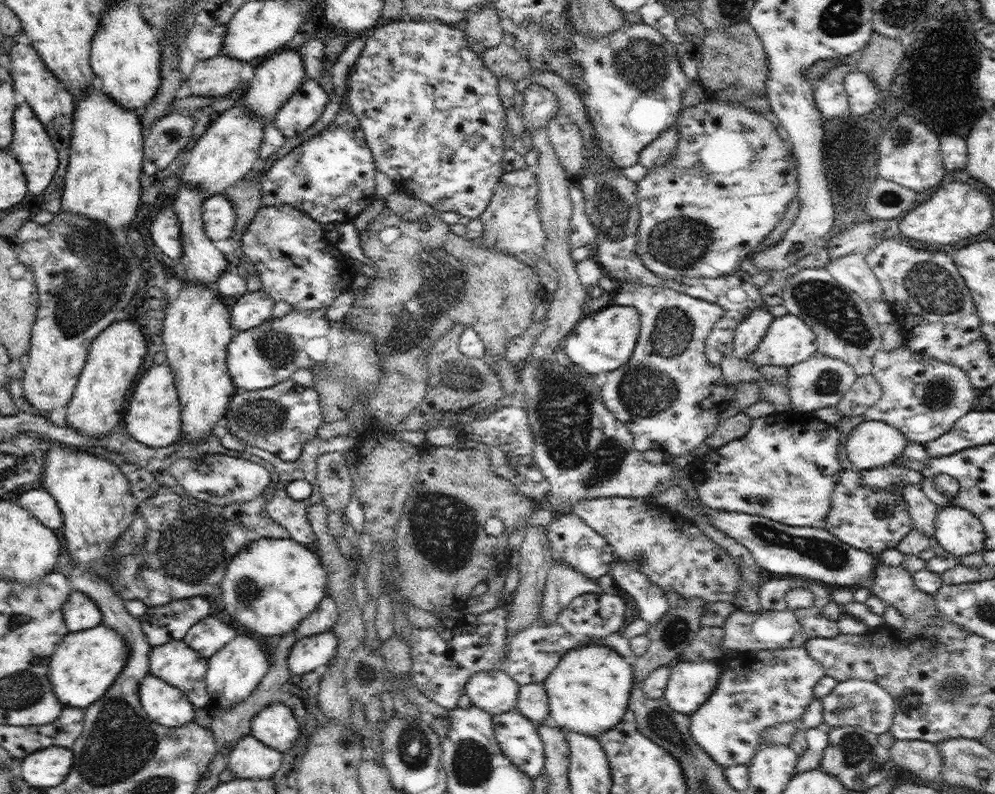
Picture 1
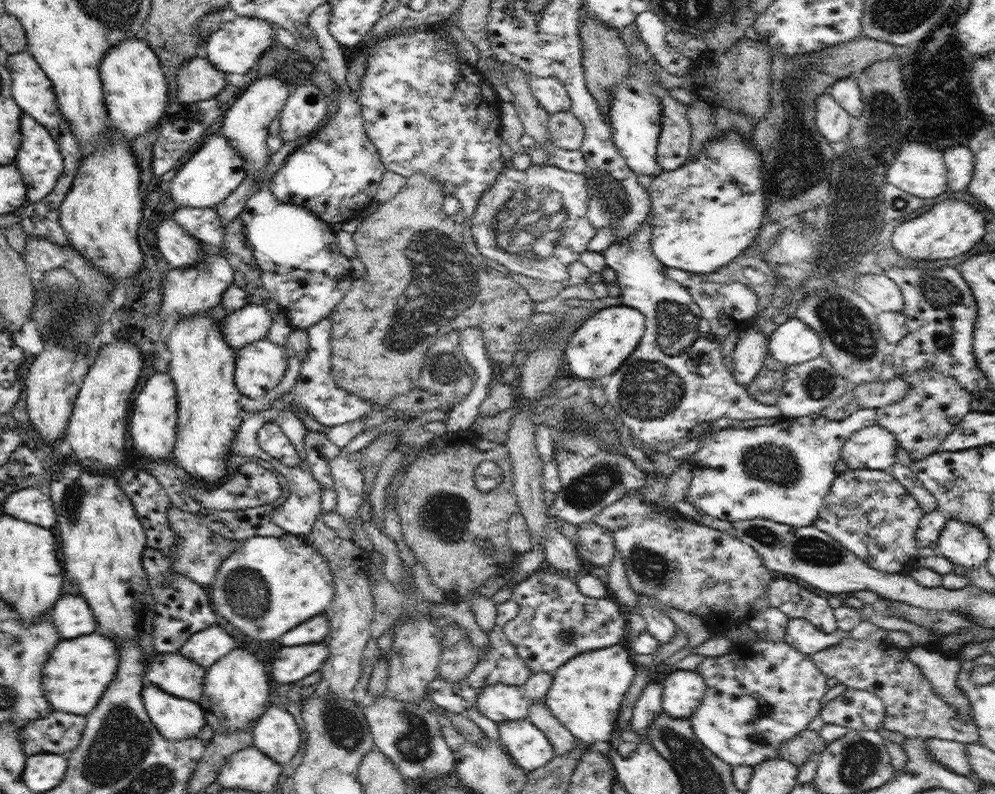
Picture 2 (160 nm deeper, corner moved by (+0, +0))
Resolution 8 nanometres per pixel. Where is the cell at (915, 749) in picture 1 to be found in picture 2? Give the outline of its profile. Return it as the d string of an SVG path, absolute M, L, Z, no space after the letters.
M928 738L927 749L929 753L944 766L947 766L964 776L972 776L971 762L968 760L966 745L958 741L947 741L941 738Z

